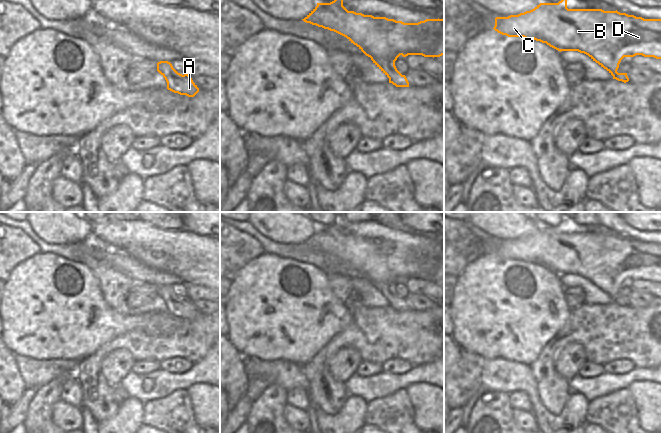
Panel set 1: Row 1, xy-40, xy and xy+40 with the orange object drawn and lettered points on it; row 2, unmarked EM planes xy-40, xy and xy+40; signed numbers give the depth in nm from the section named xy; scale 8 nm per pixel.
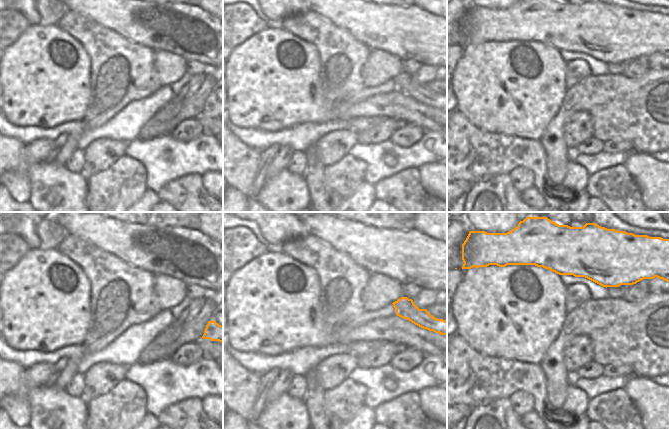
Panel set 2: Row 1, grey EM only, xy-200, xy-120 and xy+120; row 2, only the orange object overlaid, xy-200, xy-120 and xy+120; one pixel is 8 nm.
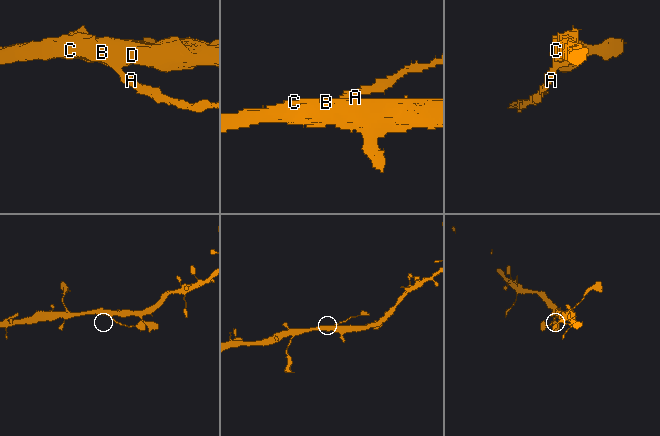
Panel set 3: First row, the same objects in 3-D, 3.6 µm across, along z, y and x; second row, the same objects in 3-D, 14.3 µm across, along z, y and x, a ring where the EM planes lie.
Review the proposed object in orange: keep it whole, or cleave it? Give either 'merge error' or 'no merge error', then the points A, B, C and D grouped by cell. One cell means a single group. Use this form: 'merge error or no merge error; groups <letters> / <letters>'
no merge error; groups A B C D

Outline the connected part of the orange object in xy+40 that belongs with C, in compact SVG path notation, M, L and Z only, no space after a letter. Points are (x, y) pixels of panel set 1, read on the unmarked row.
M567 221L558 227L540 227L534 233L510 239L508 241L496 241L494 254L508 261L524 261L546 267L558 275L578 275L588 279L593 285L606 293L613 303L624 307L629 305L627 297L618 297L619 288L624 281L642 279L661 283L661 243L644 243L626 237L616 235L604 235L602 233L568 233Z

